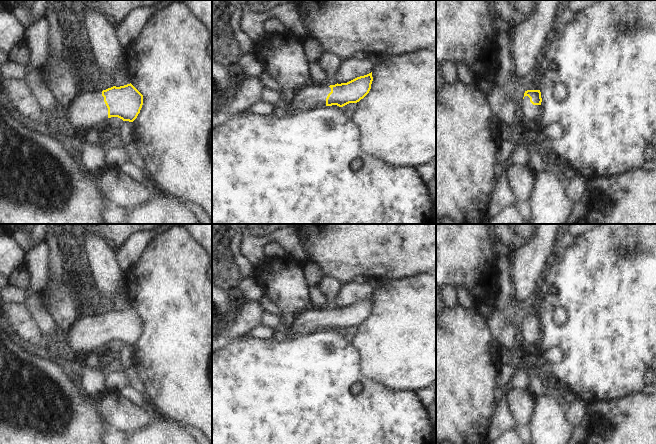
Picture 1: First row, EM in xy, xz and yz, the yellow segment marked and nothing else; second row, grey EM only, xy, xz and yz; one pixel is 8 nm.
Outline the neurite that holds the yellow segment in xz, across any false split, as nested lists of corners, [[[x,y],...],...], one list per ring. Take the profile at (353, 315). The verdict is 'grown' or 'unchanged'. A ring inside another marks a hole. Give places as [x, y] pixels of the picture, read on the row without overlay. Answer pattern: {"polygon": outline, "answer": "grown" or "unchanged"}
{"polygon": [[[371,296],[347,307],[330,310],[307,309],[296,318],[288,330],[280,331],[275,339],[284,340],[318,331],[343,331],[349,327],[357,327],[369,317],[372,305]]], "answer": "grown"}

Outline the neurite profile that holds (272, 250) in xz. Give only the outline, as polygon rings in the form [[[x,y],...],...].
[[[269,242],[263,247],[264,255],[268,260],[284,259],[286,258],[283,247],[276,242]]]

